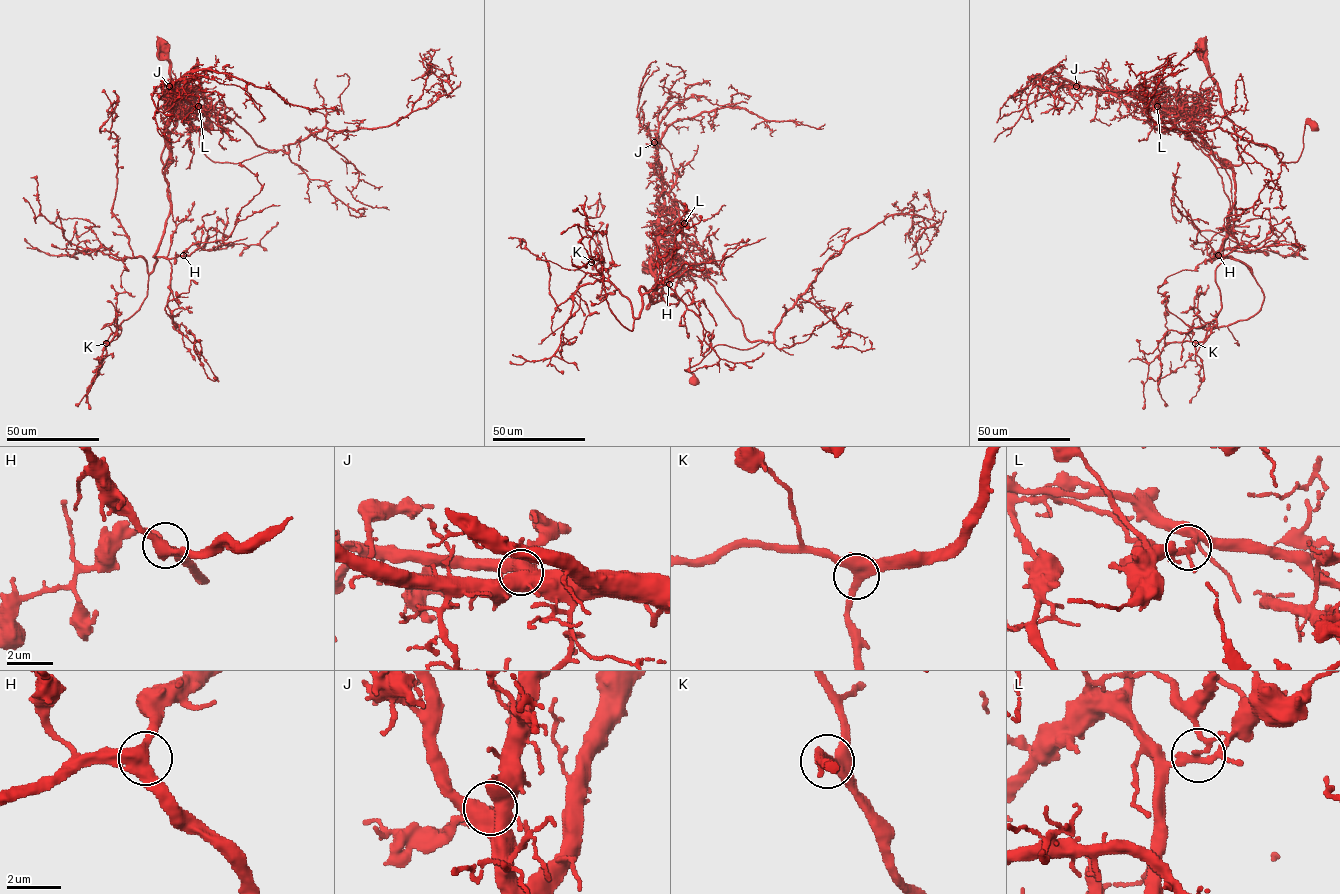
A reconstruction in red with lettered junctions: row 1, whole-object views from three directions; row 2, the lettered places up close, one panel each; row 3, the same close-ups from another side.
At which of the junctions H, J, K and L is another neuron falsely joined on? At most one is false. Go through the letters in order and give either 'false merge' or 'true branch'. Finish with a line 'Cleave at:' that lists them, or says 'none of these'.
H: true branch
J: true branch
K: true branch
L: false merge
Cleave at: L

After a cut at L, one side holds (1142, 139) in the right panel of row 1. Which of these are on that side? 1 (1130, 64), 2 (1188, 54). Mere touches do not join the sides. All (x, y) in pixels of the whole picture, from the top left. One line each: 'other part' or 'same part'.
1: other part
2: other part

